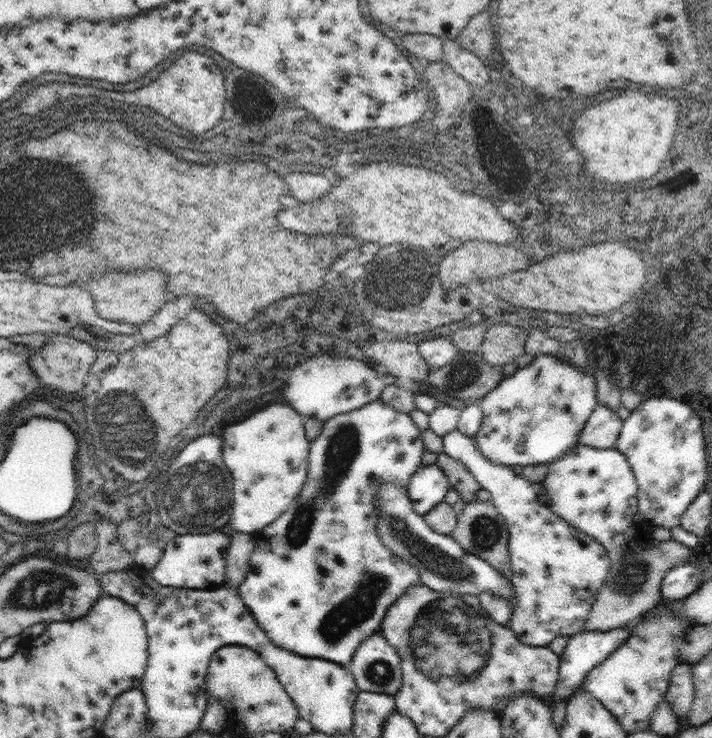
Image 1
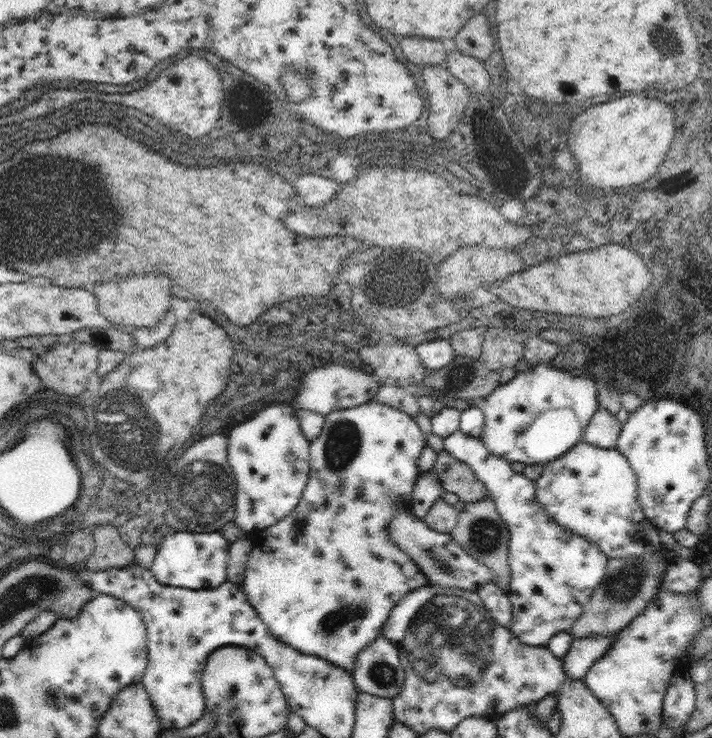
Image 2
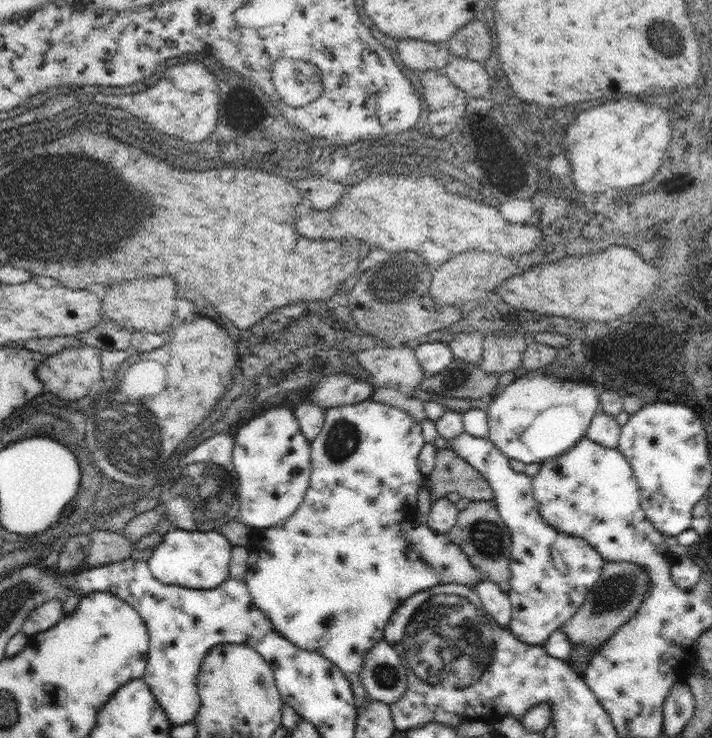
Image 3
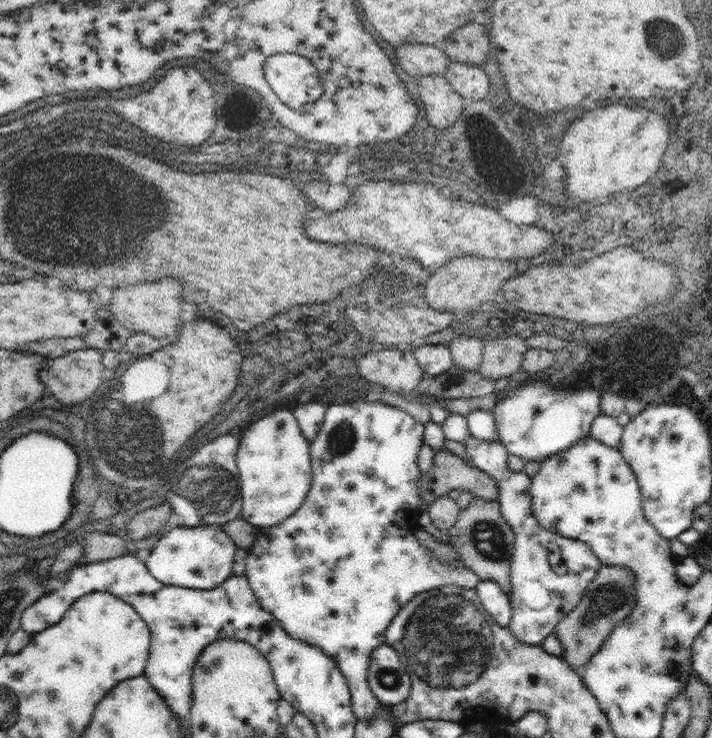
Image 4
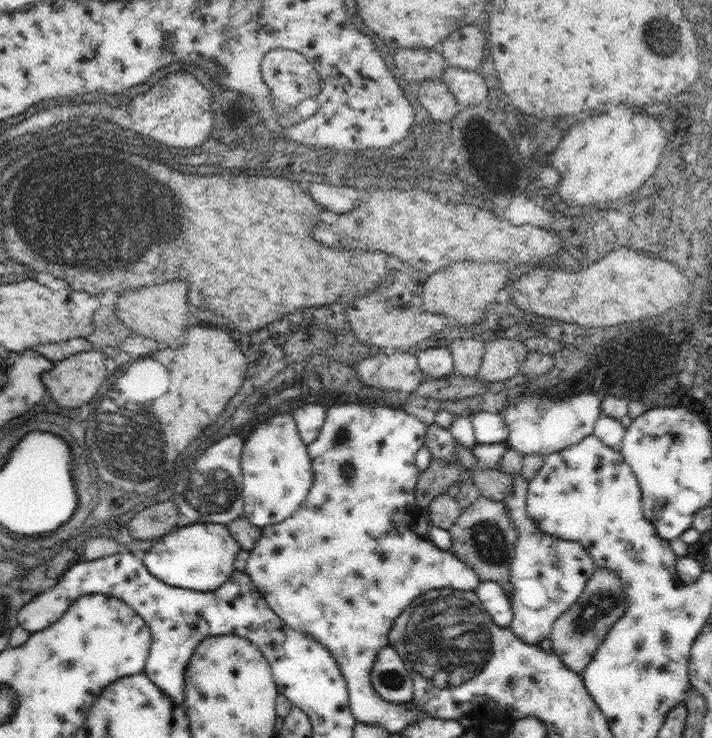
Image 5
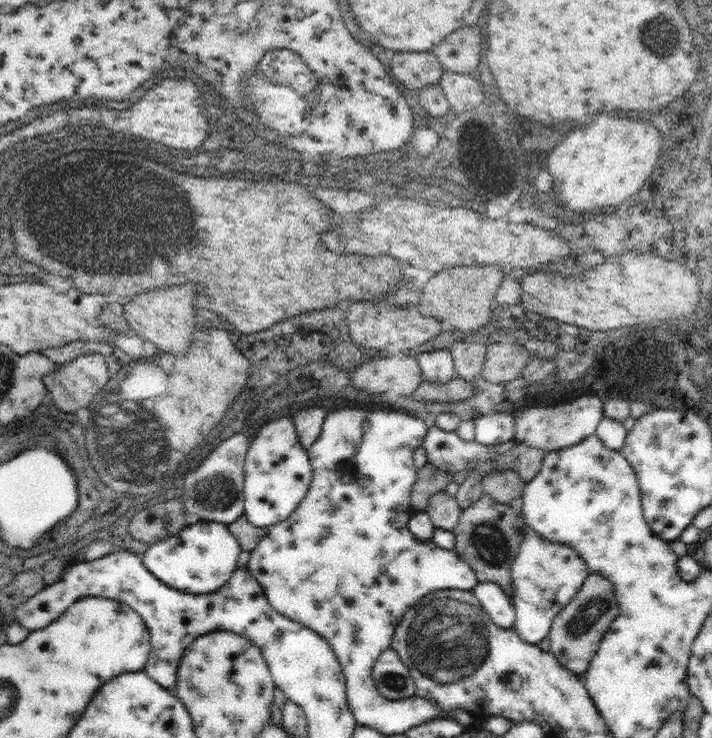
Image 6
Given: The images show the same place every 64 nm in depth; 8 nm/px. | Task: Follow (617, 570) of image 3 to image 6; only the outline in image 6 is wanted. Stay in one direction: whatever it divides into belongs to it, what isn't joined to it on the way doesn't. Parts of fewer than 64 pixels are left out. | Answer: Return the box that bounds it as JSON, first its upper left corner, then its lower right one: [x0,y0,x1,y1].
[547,574,619,676]

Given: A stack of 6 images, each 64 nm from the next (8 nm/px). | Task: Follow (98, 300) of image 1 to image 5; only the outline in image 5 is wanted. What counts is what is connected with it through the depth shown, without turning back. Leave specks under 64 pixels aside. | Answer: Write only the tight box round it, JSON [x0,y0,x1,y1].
[113,280,189,350]

